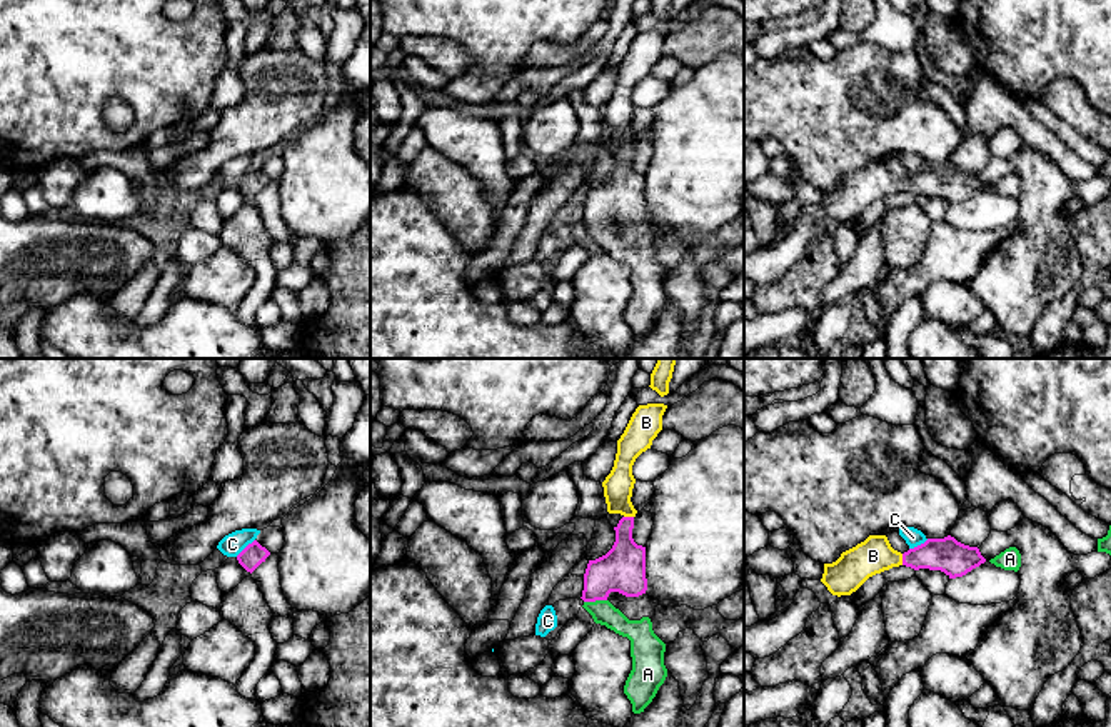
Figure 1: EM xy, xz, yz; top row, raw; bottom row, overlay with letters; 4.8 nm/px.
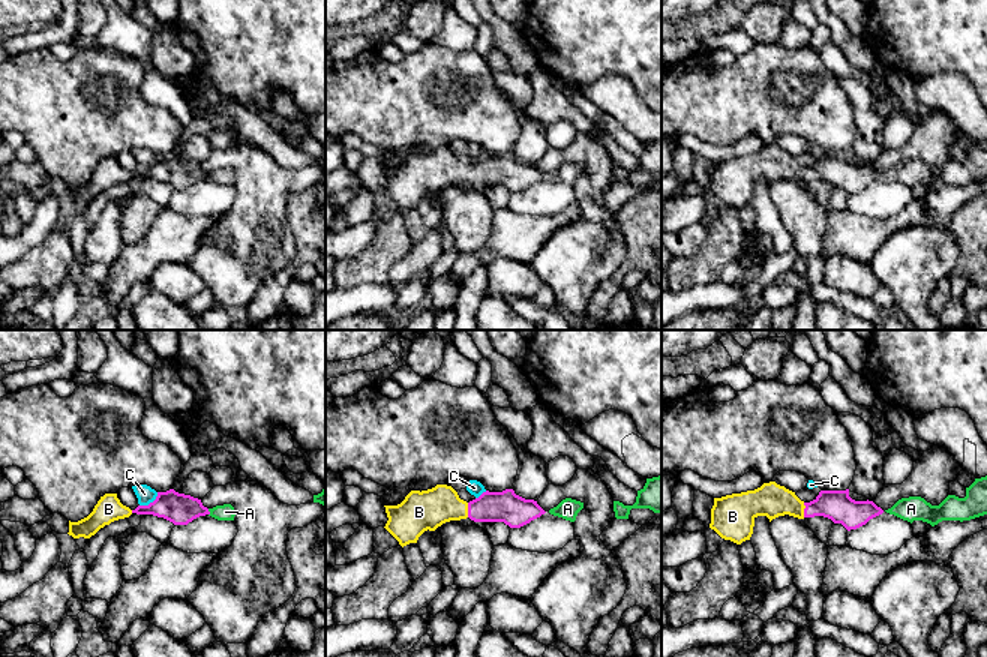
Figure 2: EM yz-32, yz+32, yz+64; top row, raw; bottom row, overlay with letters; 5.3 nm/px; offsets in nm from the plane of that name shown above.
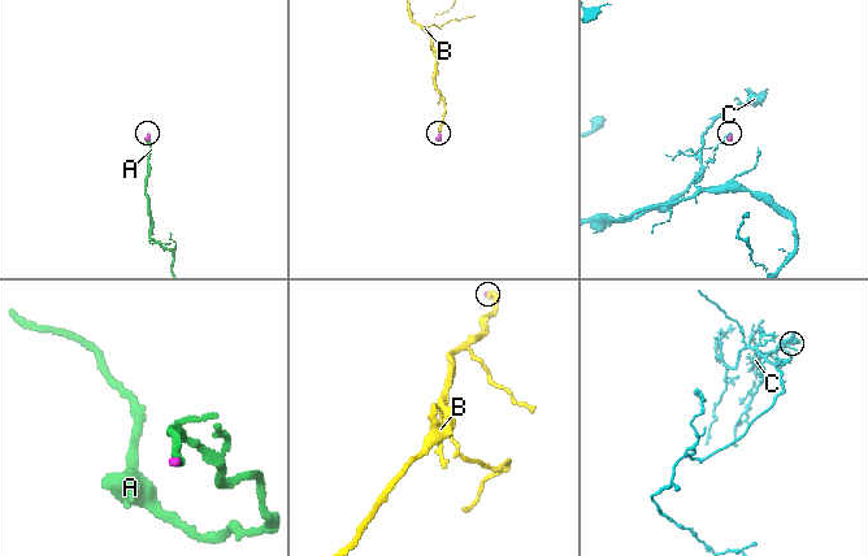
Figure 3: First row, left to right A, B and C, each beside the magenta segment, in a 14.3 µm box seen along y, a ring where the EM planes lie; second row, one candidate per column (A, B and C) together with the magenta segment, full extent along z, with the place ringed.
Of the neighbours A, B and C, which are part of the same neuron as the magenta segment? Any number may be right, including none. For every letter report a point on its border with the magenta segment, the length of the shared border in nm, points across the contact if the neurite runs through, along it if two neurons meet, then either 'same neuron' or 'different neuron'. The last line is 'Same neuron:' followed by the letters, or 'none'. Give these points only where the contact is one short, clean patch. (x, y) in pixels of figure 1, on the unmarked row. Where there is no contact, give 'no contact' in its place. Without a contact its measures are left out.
A: contact xz (594, 227); length 110 nm; way xz (623, 195), (594, 227), (603, 239); same neuron
B: contact yz (903, 185); length 60 nm; same neuron
C: contact xy (246, 174); length 130 nm; border xy (254, 165), (236, 182); different neuron
Same neuron: A, B

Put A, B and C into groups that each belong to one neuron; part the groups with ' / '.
A B / C

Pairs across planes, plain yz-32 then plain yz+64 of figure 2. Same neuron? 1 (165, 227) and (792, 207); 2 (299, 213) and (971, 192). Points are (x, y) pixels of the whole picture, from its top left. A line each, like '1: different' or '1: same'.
1: different
2: different

